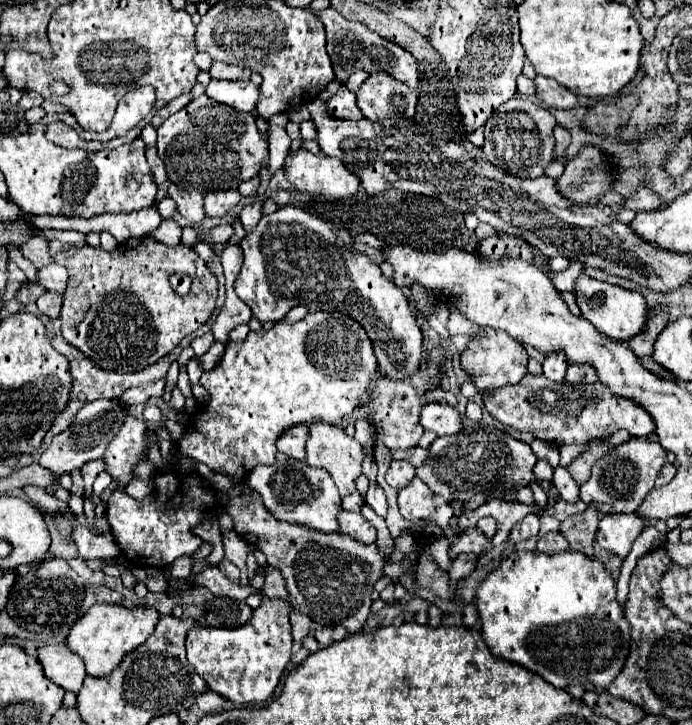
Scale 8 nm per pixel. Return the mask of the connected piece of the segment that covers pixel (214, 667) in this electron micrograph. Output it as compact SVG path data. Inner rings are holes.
M262 598L258 610L254 610L252 620L240 628L216 628L194 626L186 638L186 658L206 686L234 704L264 702L272 696L280 682L286 664L292 658L292 630L288 612L292 606L280 600ZM210 670L214 678L210 678Z

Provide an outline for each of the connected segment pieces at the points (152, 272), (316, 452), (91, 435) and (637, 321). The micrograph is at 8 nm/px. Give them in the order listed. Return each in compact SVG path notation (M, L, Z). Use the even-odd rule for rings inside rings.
M146 236L130 238L118 244L114 252L106 252L102 248L92 246L72 246L68 250L58 252L54 256L54 262L64 266L70 274L68 288L64 292L64 304L60 310L64 340L78 348L98 368L120 374L144 370L146 366L156 364L162 356L170 354L184 336L196 332L210 318L218 296L218 282L214 274L192 248L184 244L166 246ZM174 272L186 272L192 278L192 290L184 298L170 288L168 278Z
M314 422L310 426L310 438L306 442L306 464L324 468L336 482L340 498L344 498L356 490L356 478L362 474L362 458L364 458L362 446L354 438L348 438L346 432L340 430L338 426L328 426L324 422L320 422L320 424Z
M96 400L96 402L88 402L88 406L84 406L76 414L72 426L52 438L50 446L42 452L42 456L38 460L38 464L42 468L46 468L54 476L54 480L46 486L46 492L48 494L54 494L54 490L58 488L58 480L64 474L70 474L72 470L82 468L90 460L102 458L104 450L108 448L108 442L112 440L112 434L116 434L116 430L120 430L120 422L124 422L124 418L128 414L130 412L124 410L116 400Z
M586 274L578 276L576 284L574 284L574 296L576 296L576 304L582 310L582 316L594 324L594 328L602 334L606 334L608 338L614 340L628 340L632 338L632 334L638 334L648 318L646 312L646 300L640 292L636 290L626 290L622 286L616 284L608 284L608 282L600 282L594 278L588 278Z

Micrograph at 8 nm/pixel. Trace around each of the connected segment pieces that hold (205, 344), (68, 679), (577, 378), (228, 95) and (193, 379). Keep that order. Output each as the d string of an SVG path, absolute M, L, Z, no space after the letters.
M206 332L206 334L202 334L202 336L196 336L196 338L192 340L194 354L196 354L196 356L206 354L206 352L210 350L210 346L212 346L212 344L214 344L214 336L212 336L210 332Z
M64 642L38 648L38 662L44 668L44 676L66 692L78 692L86 678L84 662L80 662Z
M570 364L568 366L568 372L566 372L566 382L584 382L584 384L592 384L598 380L598 374L596 370L590 366L590 364Z
M212 80L206 88L206 94L226 106L232 106L242 112L252 112L260 100L260 90L250 80L238 82L216 82Z
M192 358L190 362L188 362L188 376L190 376L190 384L198 384L198 380L200 380L200 376L202 376L202 364L200 364L200 360L198 358Z

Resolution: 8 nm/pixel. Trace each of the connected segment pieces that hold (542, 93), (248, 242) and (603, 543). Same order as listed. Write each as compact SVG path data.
M536 76L534 78L536 84L536 96L542 104L552 106L552 108L572 108L578 104L578 96L570 94L570 90L564 90L564 86L560 86L556 80L546 78L546 76Z
M280 206L274 214L264 214L254 232L246 232L240 240L244 264L234 290L260 322L278 322L298 304L348 314L370 336L380 370L402 380L422 362L422 332L402 290L386 280L364 252L352 248L350 238L348 230L322 222L305 208Z
M604 514L598 524L596 542L600 548L612 550L624 562L628 556L632 542L642 532L644 524L636 514Z

